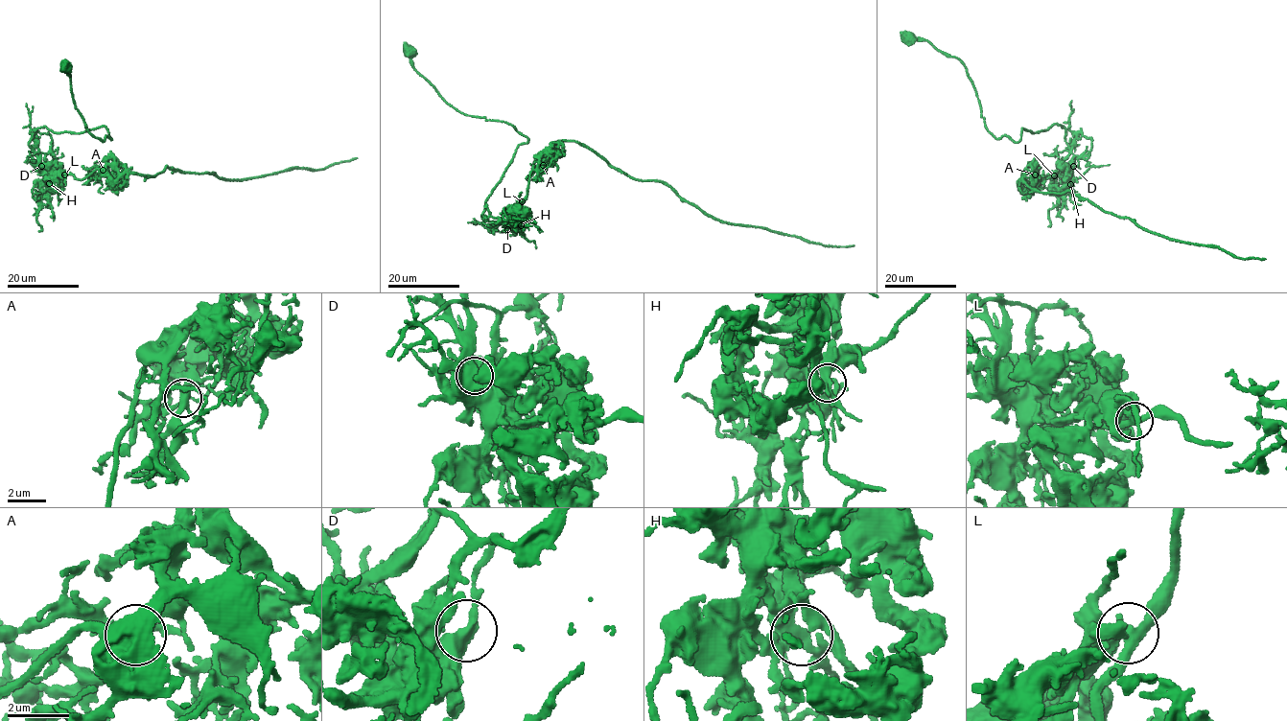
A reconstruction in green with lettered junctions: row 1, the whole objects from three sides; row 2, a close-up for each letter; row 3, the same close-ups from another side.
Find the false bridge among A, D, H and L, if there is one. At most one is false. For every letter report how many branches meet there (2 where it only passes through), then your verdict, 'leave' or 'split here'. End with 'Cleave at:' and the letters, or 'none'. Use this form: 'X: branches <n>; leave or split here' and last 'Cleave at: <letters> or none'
A: branches 4; leave
D: branches 4; leave
H: branches 4; leave
L: branches 4; split here
Cleave at: L

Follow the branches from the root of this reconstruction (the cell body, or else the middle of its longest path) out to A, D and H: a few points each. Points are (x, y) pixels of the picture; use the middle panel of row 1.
A: (408, 52), (446, 102), (528, 140), (483, 223), (514, 211), (537, 155), (543, 165)
D: (408, 52), (447, 104), (527, 138), (482, 216), (507, 229)
H: (408, 52), (414, 70), (447, 104), (468, 115), (505, 122), (527, 138), (482, 216), (488, 225), (521, 225)

